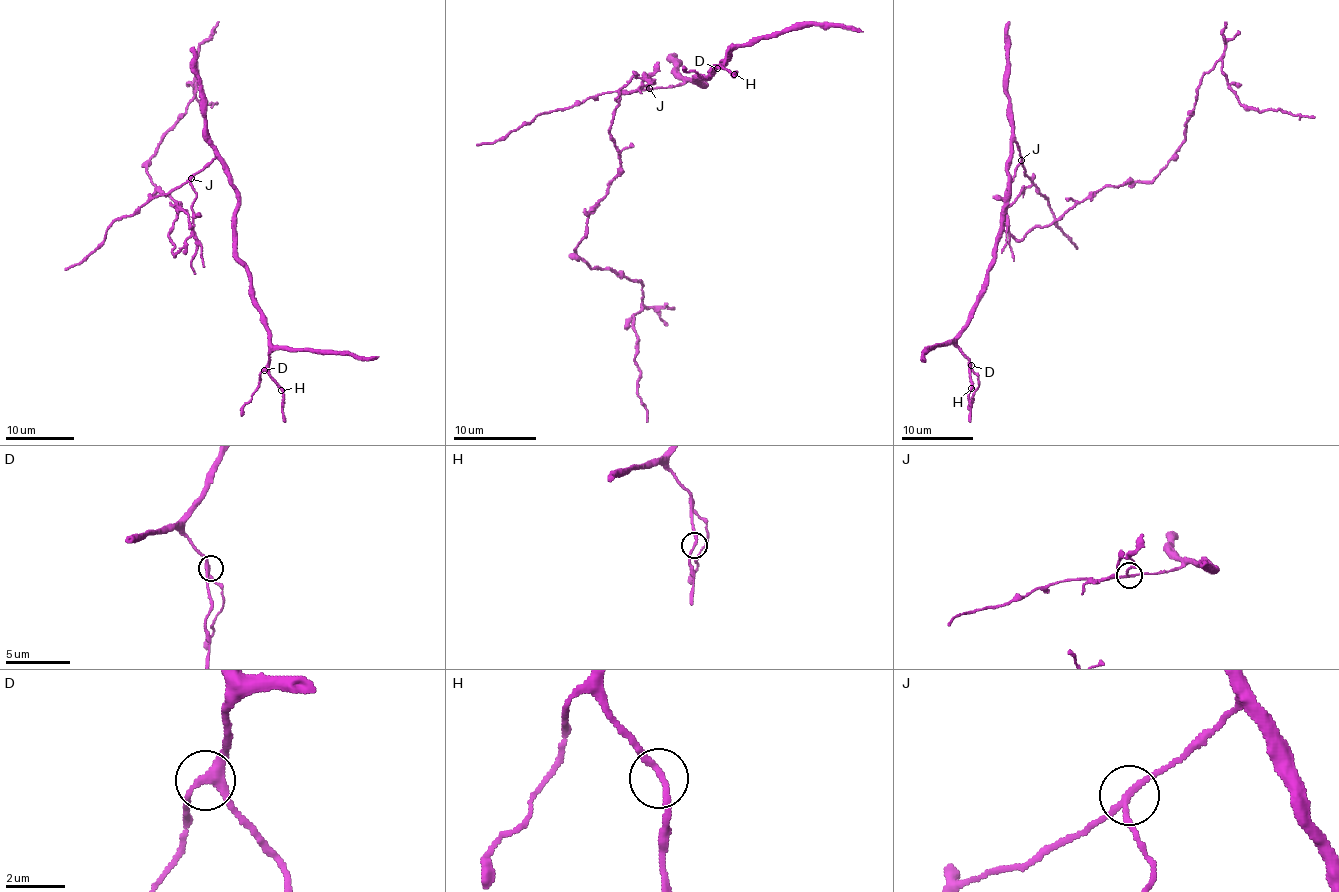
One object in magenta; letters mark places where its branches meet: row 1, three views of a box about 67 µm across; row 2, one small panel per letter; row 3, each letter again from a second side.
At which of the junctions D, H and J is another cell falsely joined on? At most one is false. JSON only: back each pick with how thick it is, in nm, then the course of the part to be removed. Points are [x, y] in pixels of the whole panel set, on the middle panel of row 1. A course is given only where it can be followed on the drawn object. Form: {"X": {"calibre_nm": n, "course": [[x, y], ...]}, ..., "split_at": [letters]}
{"J": {"calibre_nm": 190, "course": [[649, 88], [635, 76], [619, 92], [620, 171], [575, 250], [641, 283], [647, 422]]}, "split_at": ["J"]}

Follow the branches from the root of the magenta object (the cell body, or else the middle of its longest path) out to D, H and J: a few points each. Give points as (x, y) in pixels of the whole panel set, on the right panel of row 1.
D: (1013, 237), (1003, 223), (1006, 188), (1021, 161), (1014, 141), (996, 255), (986, 288), (956, 340), (971, 365)
H: (1013, 237), (1003, 223), (1006, 188), (1021, 161), (1014, 141), (996, 255), (956, 340), (969, 362), (971, 388)
J: (1013, 237), (1003, 229), (1006, 188), (1021, 159)

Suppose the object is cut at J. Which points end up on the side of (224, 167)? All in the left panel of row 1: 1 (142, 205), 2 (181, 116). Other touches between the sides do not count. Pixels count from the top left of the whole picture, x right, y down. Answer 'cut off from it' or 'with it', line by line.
1: with it
2: cut off from it

